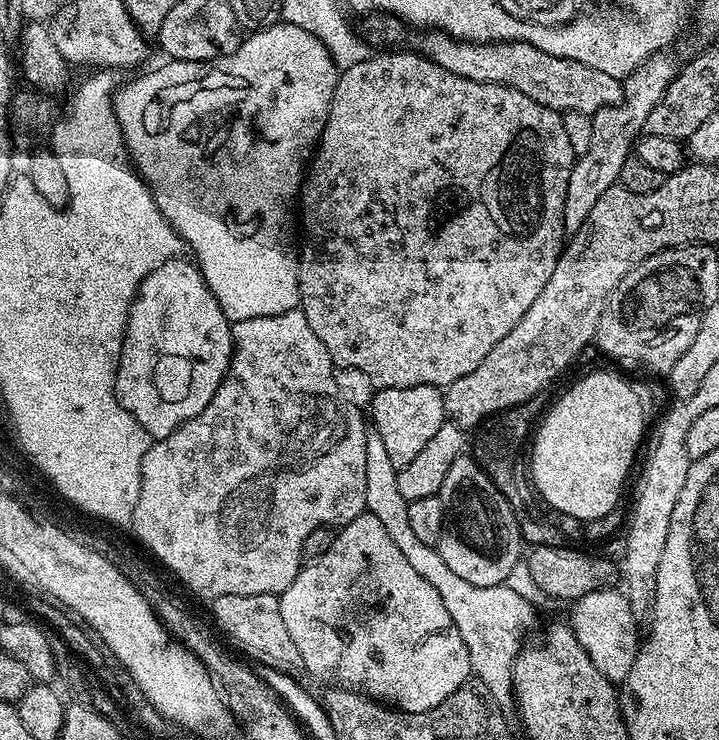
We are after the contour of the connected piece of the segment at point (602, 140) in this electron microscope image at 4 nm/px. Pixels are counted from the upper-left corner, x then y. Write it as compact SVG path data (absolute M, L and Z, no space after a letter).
M657 54L653 56L651 60L641 64L631 76L623 81L624 99L622 103L615 104L614 106L606 106L592 116L594 138L590 141L590 150L586 150L586 154L577 159L576 165L573 166L572 173L570 174L568 193L566 194L566 202L564 203L565 233L573 234L579 230L582 222L586 222L586 218L590 218L590 210L594 210L598 198L602 198L602 194L606 194L606 190L617 187L620 175L622 174L622 166L628 161L629 156L633 155L634 145L638 137L643 133L644 123L650 114L650 110L654 110L654 106L658 106L658 102L666 94L670 82L675 78L678 71L677 65L672 65L664 56L666 55Z

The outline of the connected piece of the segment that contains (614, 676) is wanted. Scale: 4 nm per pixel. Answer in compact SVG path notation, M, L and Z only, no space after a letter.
M612 586L599 588L575 601L571 605L570 623L582 650L590 654L590 662L594 662L598 674L613 682L623 682L630 674L630 666L634 666L638 651L638 617L630 610L627 595L623 591L615 592L614 589Z

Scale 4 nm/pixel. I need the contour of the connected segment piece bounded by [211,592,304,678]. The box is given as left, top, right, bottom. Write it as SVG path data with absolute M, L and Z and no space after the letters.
M277 593L270 594L222 594L211 601L212 616L216 624L257 665L268 664L282 674L296 678L304 672L302 654L282 622L282 606Z

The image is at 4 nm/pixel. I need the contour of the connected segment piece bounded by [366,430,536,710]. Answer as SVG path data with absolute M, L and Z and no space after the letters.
M375 430L369 431L366 438L366 511L382 526L386 526L386 534L390 534L398 550L406 554L406 560L434 590L438 590L438 598L442 598L442 606L450 610L450 618L454 626L458 626L458 634L462 634L462 642L466 642L466 650L470 654L472 676L480 679L483 691L494 701L495 707L508 710L513 707L512 667L522 651L520 640L529 639L528 631L536 624L536 612L532 604L520 592L508 588L507 583L494 586L474 586L474 582L466 582L466 578L458 578L446 562L442 562L442 554L436 548L426 546L420 541L410 526L408 500L402 498L398 491L398 469L390 462L390 453L386 450L382 438L378 438Z

